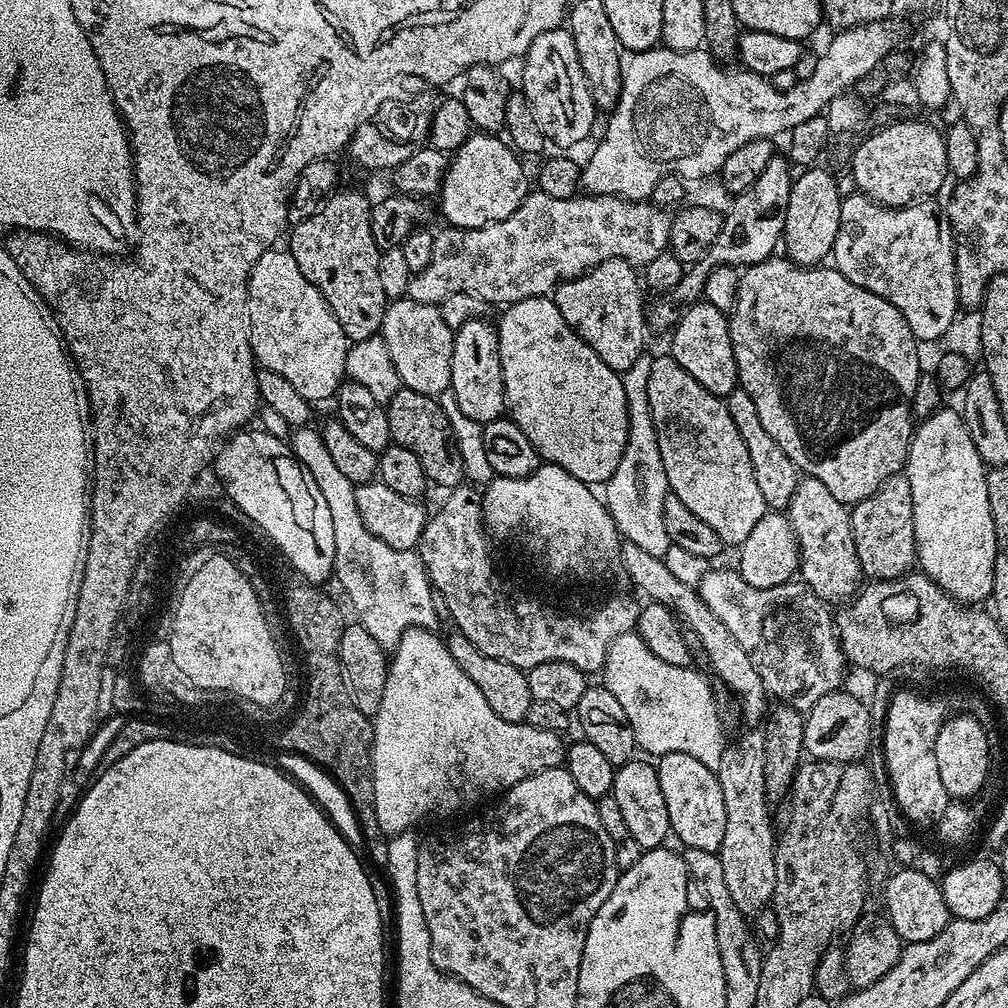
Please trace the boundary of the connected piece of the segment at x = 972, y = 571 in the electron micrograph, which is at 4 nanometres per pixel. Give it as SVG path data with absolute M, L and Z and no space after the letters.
M943 408L915 425L908 451L906 475L914 494L916 558L924 575L953 600L976 606L979 600L991 597L996 561L996 531L986 490L988 473L970 442L963 415L957 409Z

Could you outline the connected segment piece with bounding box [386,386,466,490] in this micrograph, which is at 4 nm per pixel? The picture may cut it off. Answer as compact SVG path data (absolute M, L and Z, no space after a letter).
M402 386L387 401L386 407L390 418L392 444L402 446L410 450L410 454L415 454L418 462L422 462L424 475L433 485L437 484L443 490L461 487L466 480L463 458L439 399Z

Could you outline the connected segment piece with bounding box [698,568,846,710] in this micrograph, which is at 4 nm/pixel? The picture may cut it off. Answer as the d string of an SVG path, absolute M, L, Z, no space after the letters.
M720 568L717 572L712 572L712 570L705 571L704 575L700 577L698 593L700 599L704 600L706 606L718 616L722 622L722 626L726 626L726 630L730 630L730 634L734 634L734 638L738 638L738 646L742 646L742 650L746 650L746 654L750 654L750 658L754 662L758 674L764 680L764 691L768 693L769 697L789 704L791 708L807 710L814 706L814 702L818 702L818 698L822 698L826 694L837 691L837 689L841 687L840 679L844 676L846 661L844 658L844 651L840 649L840 639L836 636L834 616L830 611L829 605L817 598L808 588L807 584L803 582L789 582L787 584L779 584L778 586L770 586L769 588L755 588L742 579L739 571L732 570L732 572L727 572L726 569Z

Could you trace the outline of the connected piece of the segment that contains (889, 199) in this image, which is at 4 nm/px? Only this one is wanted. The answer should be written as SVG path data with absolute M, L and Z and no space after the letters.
M920 118L897 119L883 126L881 132L865 135L855 145L852 180L860 187L857 189L889 208L903 208L921 197L932 198L950 176L944 132L932 124L923 124Z

